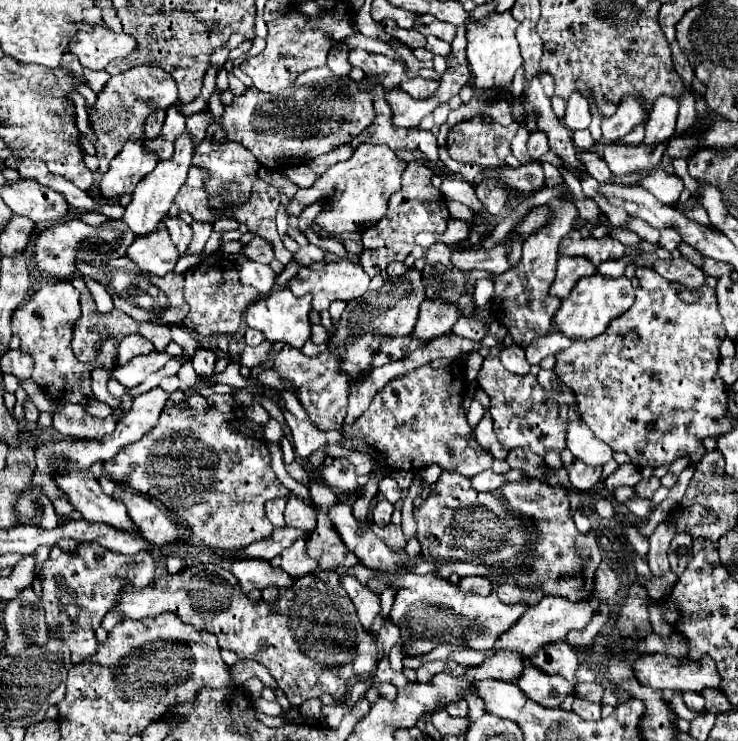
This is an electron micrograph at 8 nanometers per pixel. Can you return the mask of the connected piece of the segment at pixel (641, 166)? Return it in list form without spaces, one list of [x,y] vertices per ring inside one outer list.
[[[606,144],[604,160],[616,176],[626,176],[636,170],[652,170],[660,162],[666,146],[632,146],[632,144]]]

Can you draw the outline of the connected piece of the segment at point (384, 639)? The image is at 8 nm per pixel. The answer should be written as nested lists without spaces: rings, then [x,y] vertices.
[[[386,616],[386,618],[382,618],[382,628],[380,628],[380,630],[378,630],[378,634],[374,636],[374,640],[376,640],[376,642],[380,642],[380,644],[384,646],[384,656],[382,656],[382,658],[388,658],[390,648],[402,640],[398,624],[396,624],[396,622],[392,622],[388,616]]]

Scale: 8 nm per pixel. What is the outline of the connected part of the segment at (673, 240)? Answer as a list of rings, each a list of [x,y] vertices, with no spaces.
[[[664,230],[664,232],[662,232],[660,246],[662,246],[662,248],[668,248],[670,252],[672,252],[672,250],[678,250],[678,246],[680,246],[680,236],[678,236],[674,230]]]

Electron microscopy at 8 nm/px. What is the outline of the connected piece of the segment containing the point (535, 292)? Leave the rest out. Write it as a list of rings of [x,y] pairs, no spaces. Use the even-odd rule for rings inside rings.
[[[568,196],[552,198],[546,206],[550,208],[550,220],[524,240],[522,260],[514,268],[496,276],[494,304],[500,312],[506,312],[506,328],[520,346],[528,346],[534,338],[548,334],[552,328],[552,314],[558,310],[560,298],[550,296],[548,288],[556,276],[556,262],[560,256],[558,246],[578,218],[578,210]]]

